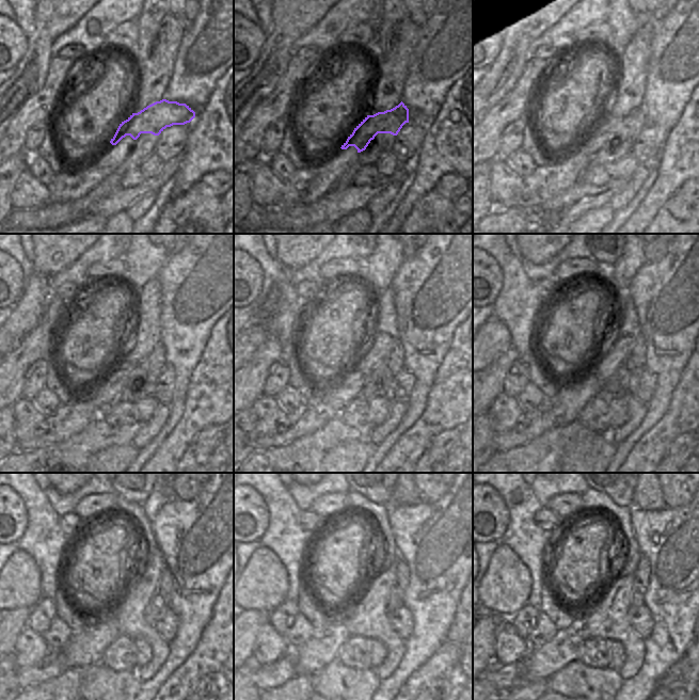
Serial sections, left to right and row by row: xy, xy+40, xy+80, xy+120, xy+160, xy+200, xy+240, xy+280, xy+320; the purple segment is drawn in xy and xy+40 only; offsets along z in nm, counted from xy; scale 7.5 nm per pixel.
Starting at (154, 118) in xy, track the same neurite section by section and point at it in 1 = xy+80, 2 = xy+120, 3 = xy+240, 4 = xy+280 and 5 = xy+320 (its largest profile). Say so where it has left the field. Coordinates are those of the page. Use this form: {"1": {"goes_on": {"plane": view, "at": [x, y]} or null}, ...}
{"1": {"goes_on": {"plane": "xy+80", "at": [632, 124]}}, "2": {"goes_on": {"plane": "xy+120", "at": [102, 395]}}, "3": {"goes_on": {"plane": "xy+240", "at": [85, 648]}}, "4": {"goes_on": {"plane": "xy+280", "at": [322, 649]}}, "5": {"goes_on": {"plane": "xy+320", "at": [541, 663]}}}

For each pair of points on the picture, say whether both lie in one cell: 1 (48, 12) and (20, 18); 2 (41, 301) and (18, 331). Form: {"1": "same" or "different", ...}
{"1": "different", "2": "same"}

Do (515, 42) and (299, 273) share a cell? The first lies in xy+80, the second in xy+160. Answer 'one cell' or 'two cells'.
two cells

